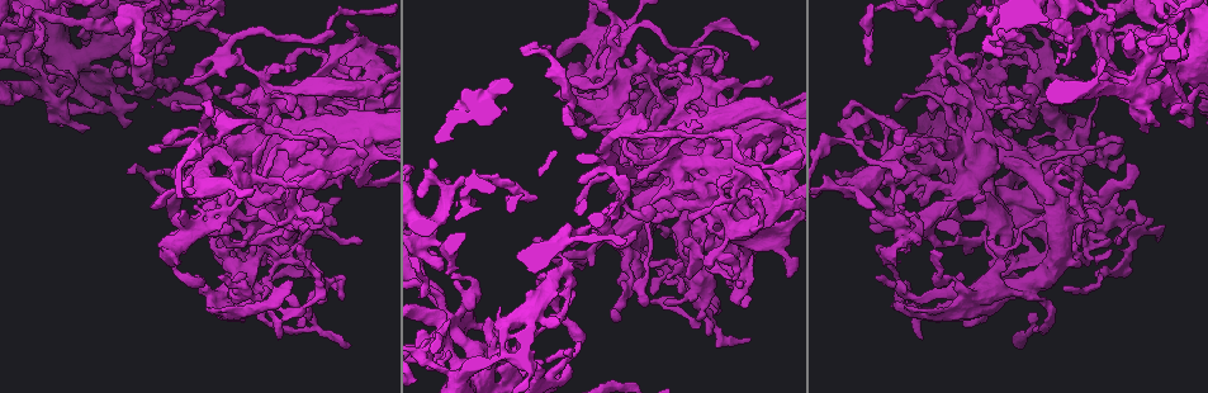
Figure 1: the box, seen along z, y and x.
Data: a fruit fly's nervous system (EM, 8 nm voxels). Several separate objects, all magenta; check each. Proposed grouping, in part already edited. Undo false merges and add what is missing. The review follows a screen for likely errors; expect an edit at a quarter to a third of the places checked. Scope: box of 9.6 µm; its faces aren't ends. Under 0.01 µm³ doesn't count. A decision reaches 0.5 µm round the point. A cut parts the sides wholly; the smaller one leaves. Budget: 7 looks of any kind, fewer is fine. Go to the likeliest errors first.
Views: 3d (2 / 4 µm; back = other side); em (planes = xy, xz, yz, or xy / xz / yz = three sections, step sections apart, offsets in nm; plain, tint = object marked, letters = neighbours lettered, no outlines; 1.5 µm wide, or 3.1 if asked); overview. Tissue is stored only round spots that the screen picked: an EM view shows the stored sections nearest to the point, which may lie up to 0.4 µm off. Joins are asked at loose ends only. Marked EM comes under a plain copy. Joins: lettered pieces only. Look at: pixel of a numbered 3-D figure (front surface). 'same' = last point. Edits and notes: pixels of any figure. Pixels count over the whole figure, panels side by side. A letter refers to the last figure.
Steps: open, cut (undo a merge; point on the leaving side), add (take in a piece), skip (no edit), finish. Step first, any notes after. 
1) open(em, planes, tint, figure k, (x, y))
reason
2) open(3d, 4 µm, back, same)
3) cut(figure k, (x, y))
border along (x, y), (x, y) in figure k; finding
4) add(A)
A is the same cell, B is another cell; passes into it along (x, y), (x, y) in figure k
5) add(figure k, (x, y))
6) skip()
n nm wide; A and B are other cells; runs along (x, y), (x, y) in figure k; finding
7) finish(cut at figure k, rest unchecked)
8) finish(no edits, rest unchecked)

open(3d, 4 µm, figure 1, (132, 62))
an open end

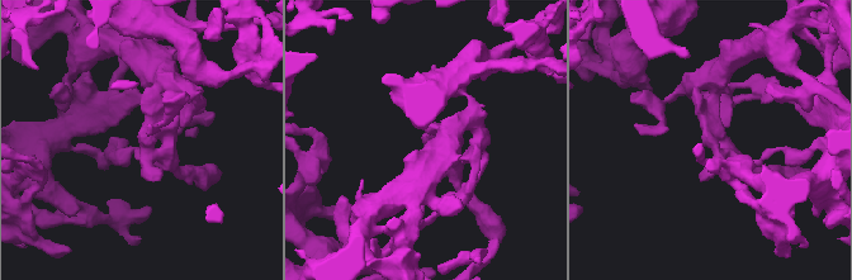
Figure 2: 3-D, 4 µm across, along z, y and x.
open(em, planes, letters, figure 2, (425, 140))
need the tissue

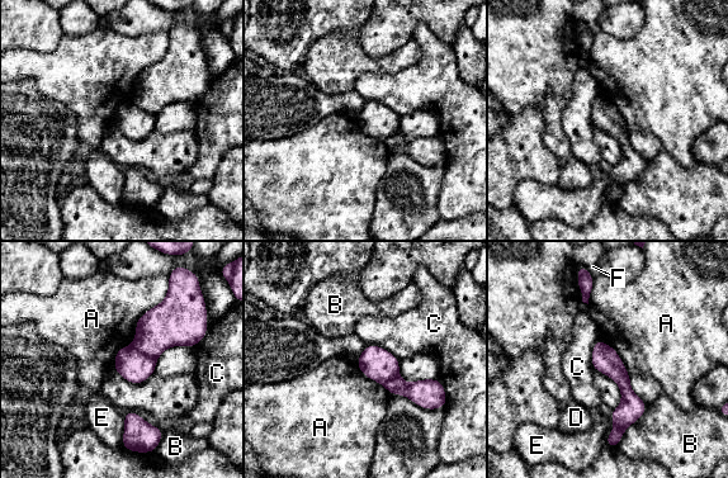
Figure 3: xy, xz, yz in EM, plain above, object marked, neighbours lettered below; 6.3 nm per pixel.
skip()
A, B, C, D, E and F are other cells; border along (169, 288), (113, 369) in figure 3; no lettered piece goes on from it

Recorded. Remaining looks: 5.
open(3d, 2 µm, figure 1, (1035, 163))

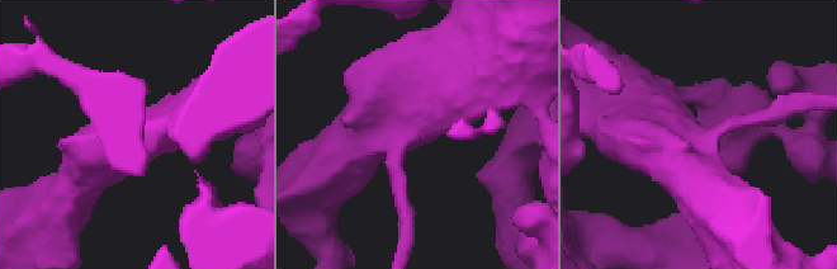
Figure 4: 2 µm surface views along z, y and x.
open(em, planes, letters, figure 4, (397, 143))
3 arms

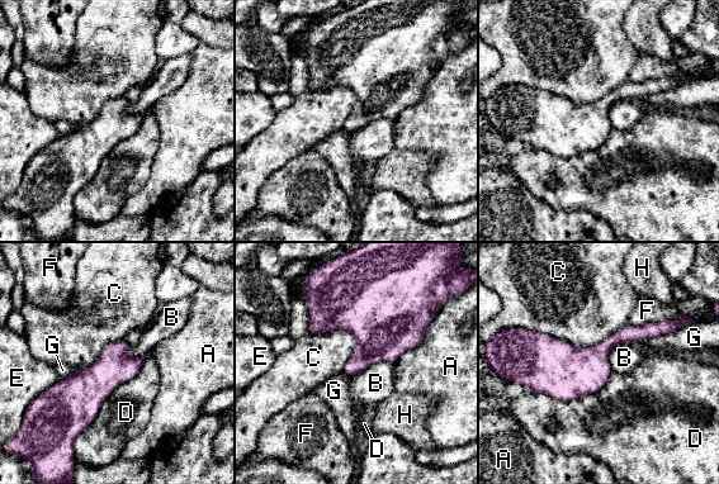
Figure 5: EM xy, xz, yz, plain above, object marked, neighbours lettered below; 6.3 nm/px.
skip()
A, B, C, D, E, F, G and H are other cells; border along (393, 361), (369, 364), (349, 379) in figure 5; continuous, no second neuron

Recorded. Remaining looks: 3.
open(em, planes, tint, figure 1, (1182, 12))
closes a loop

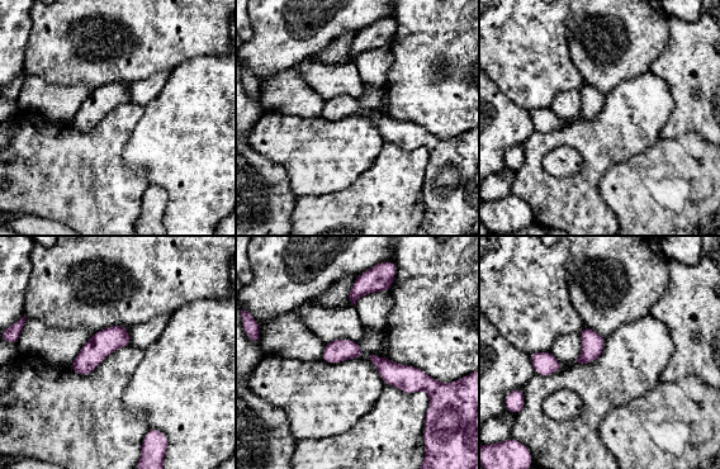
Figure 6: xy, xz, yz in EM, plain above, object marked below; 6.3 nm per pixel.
open(em, planes, letters, same)

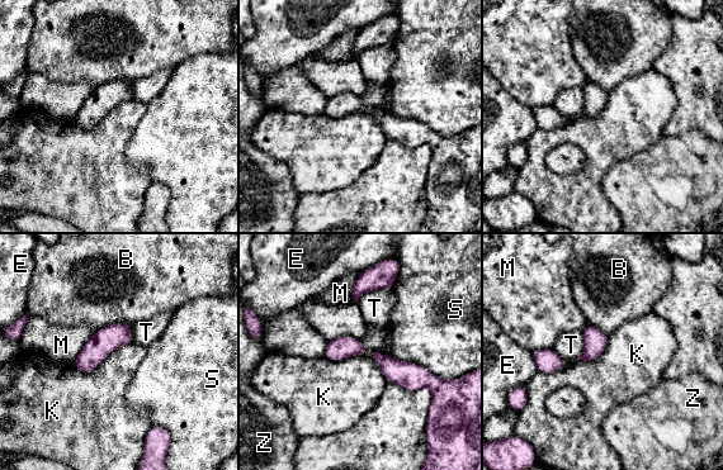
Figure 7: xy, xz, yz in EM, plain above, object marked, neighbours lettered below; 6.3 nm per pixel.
skip()
K touches over 420 nm; B, E, K, M, S, T and Z are other cells; border along (133, 341), (90, 371), (71, 365) in figure 7; continuous, no second neuron

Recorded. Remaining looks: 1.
finish(no edits, rest unchecked)

